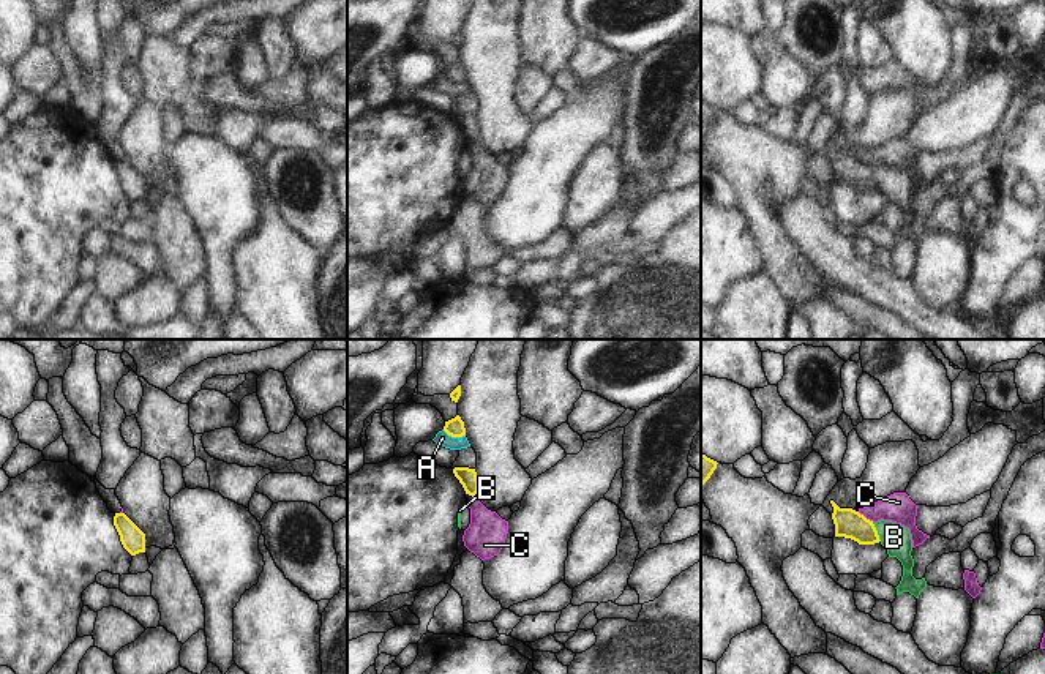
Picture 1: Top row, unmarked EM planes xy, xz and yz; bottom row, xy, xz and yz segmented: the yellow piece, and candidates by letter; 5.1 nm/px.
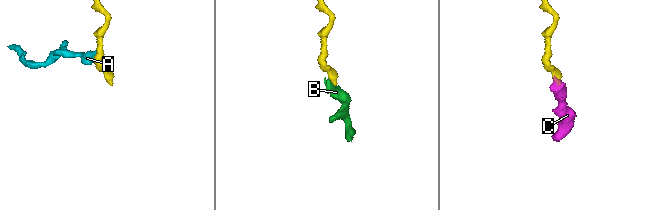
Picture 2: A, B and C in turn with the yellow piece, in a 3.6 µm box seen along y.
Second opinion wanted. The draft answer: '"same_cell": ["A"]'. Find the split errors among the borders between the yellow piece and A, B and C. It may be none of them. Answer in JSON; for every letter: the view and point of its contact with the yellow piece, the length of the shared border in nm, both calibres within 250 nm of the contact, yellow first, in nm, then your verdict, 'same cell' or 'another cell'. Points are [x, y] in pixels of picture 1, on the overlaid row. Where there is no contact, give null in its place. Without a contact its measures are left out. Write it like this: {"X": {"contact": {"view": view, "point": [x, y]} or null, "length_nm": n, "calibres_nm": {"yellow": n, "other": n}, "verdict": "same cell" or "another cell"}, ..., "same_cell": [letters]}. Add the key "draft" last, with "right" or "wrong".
{"A": {"contact": {"view": "xz", "point": [453, 436]}, "length_nm": 120, "calibres_nm": {"yellow": 90, "other": 70}, "verdict": "another cell"}, "B": {"contact": {"view": "yz", "point": [876, 532]}, "length_nm": 110, "calibres_nm": {"yellow": 140, "other": 150}, "verdict": "another cell"}, "C": {"contact": {"view": "yz", "point": [864, 516]}, "length_nm": 100, "calibres_nm": {"yellow": 140, "other": 150}, "verdict": "another cell"}, "same_cell": [], "draft": "wrong"}

